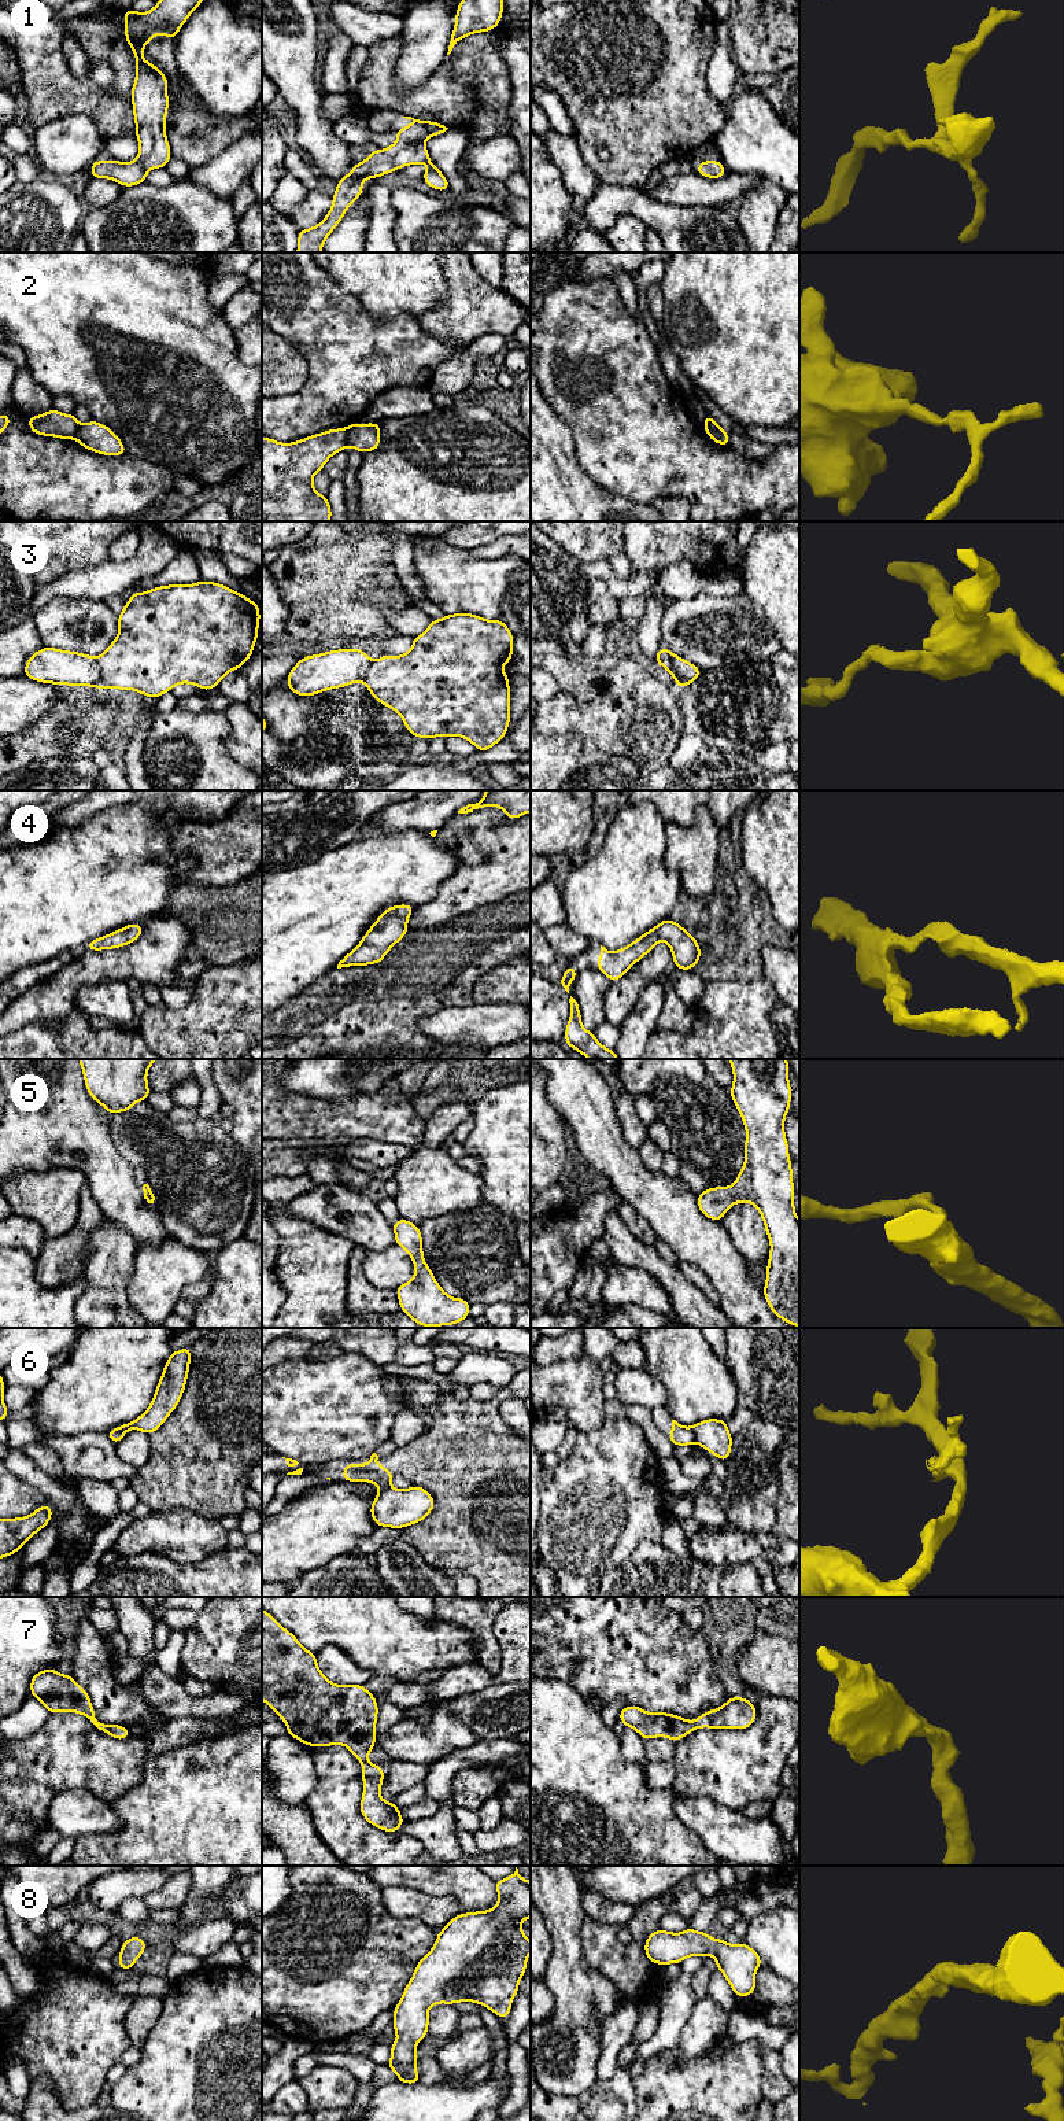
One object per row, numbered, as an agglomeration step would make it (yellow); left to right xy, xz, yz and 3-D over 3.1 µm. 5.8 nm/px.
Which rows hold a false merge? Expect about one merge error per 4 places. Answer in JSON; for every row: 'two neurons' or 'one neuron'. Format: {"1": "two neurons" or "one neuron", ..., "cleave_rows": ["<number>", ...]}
{"1": "one neuron", "2": "two neurons", "3": "two neurons", "4": "one neuron", "5": "one neuron", "6": "two neurons", "7": "one neuron", "8": "one neuron", "cleave_rows": ["2", "3", "6"]}

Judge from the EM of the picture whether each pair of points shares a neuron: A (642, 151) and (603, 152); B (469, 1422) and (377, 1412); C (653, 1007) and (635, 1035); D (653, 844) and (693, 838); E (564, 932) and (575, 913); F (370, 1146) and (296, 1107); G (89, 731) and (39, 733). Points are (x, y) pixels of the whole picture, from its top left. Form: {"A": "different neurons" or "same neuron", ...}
{"A": "different neurons", "B": "different neurons", "C": "same neuron", "D": "different neurons", "E": "different neurons", "F": "different neurons", "G": "same neuron"}

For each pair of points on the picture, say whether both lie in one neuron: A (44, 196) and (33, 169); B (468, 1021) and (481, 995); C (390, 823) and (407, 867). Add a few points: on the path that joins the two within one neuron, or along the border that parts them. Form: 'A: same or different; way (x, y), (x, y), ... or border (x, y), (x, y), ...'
A: different; border (44, 174), (32, 181), (18, 181)
B: different; border (473, 1000), (512, 1002)
C: different; border (427, 832), (407, 829), (379, 833), (362, 840)

